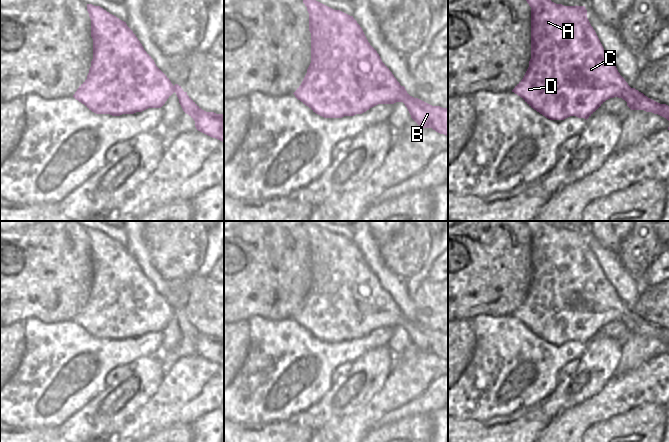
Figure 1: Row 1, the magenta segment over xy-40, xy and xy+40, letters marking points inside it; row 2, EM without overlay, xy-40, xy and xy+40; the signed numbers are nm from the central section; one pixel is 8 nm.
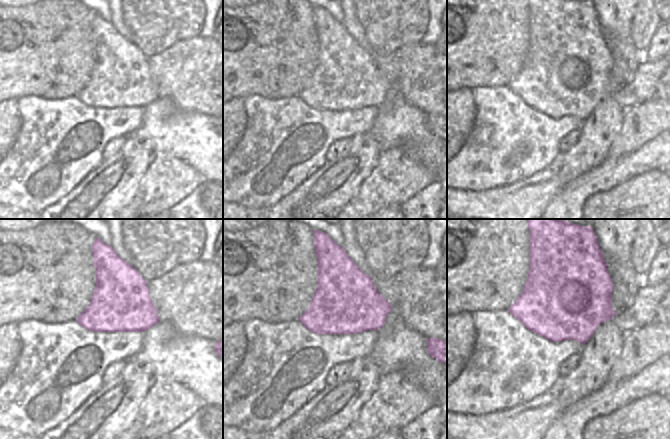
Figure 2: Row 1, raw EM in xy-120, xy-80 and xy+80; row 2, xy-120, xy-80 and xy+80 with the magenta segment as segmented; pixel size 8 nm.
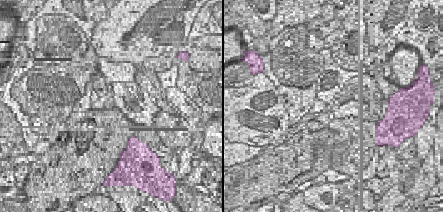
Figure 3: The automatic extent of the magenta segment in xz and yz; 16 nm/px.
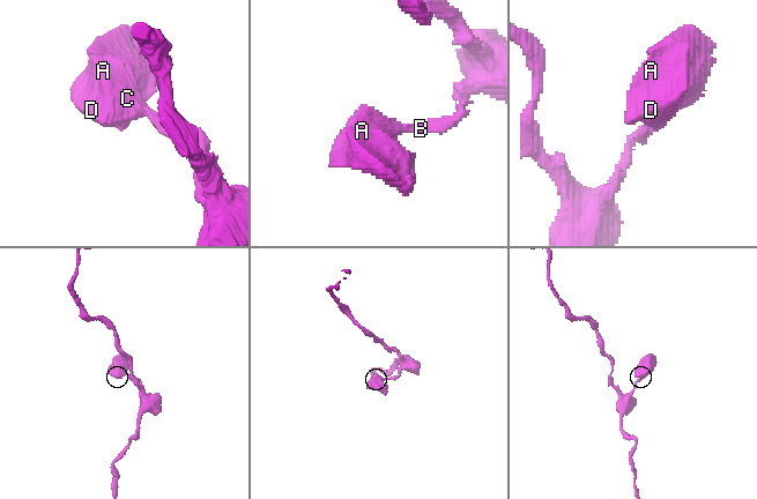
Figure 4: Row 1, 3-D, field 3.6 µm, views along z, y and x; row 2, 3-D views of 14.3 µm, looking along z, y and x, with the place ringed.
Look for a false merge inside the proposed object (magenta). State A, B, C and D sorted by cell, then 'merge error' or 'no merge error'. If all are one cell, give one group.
A B C D | no merge error

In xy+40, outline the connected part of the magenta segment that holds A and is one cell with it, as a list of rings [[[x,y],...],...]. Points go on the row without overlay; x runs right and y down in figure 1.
[[[524,221],[531,231],[531,283],[523,303],[512,314],[550,344],[570,340],[588,343],[606,324],[622,322],[631,334],[658,338],[669,345],[669,330],[631,312],[605,276],[587,242],[585,230],[564,230],[548,221]]]

